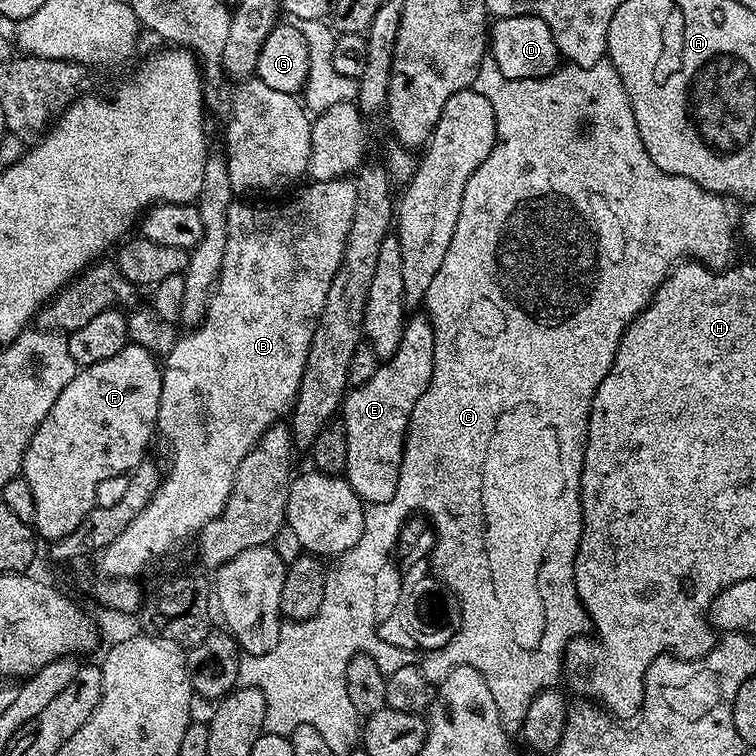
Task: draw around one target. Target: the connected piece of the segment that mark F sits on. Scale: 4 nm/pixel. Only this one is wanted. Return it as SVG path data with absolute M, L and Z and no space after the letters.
M130 342L118 350L114 358L81 367L70 386L58 394L58 402L50 406L50 414L42 418L42 426L38 426L34 438L30 440L22 469L24 480L30 482L30 490L34 490L34 528L43 539L45 536L45 541L51 542L70 534L97 507L96 495L100 492L100 484L106 483L111 476L123 477L131 473L145 459L147 452L144 451L152 440L152 432L154 436L157 431L156 419L163 382L164 374L157 357L152 355L150 349Z

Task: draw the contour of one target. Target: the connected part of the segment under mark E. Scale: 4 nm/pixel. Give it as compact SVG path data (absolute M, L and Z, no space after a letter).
M412 314L407 317L398 350L377 367L370 382L362 382L362 386L352 388L345 395L342 423L346 434L346 466L343 475L365 505L390 502L390 498L394 498L404 457L404 440L408 437L408 419L418 398L428 389L433 370L432 323L427 315Z

